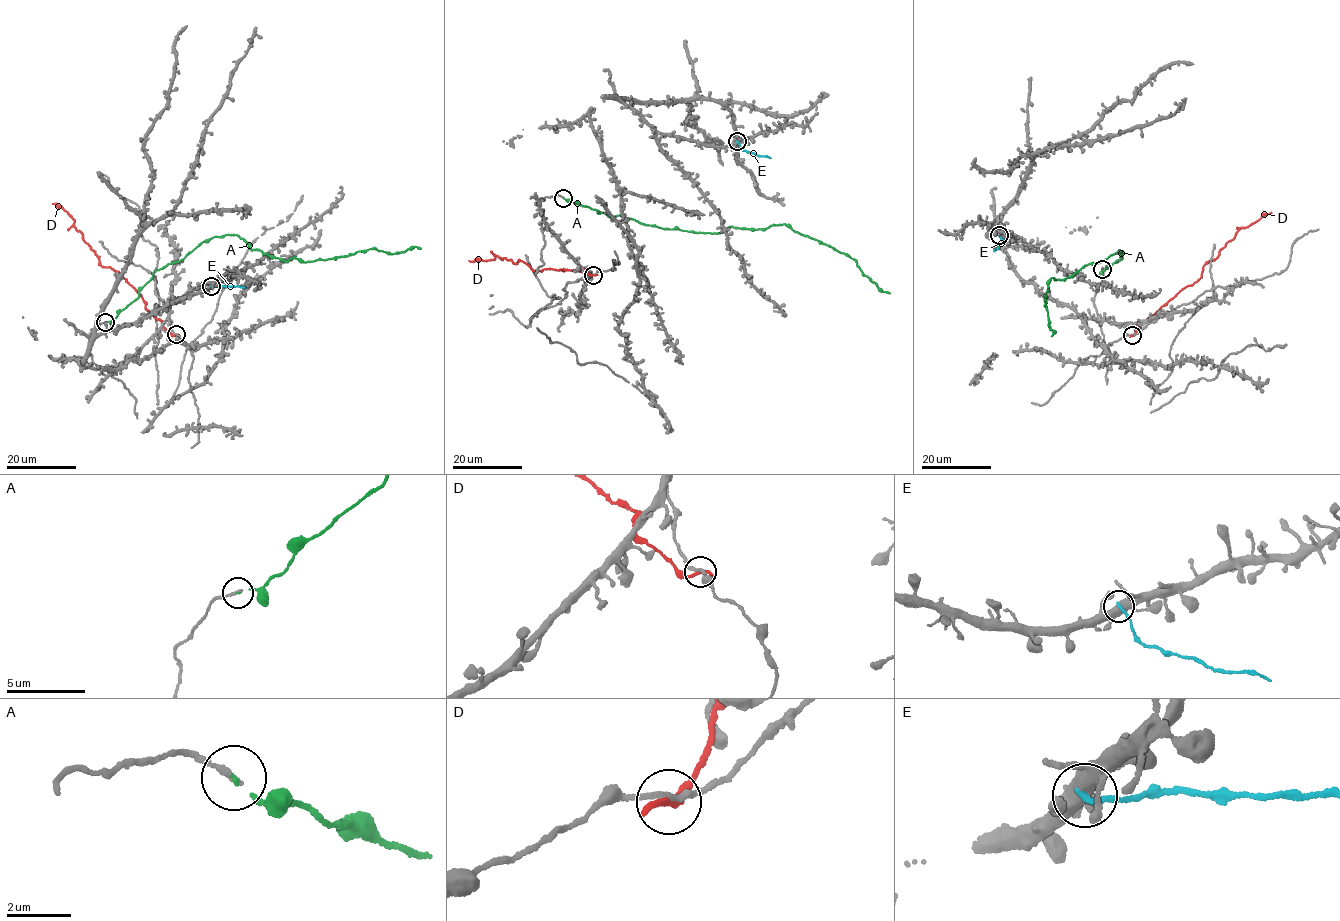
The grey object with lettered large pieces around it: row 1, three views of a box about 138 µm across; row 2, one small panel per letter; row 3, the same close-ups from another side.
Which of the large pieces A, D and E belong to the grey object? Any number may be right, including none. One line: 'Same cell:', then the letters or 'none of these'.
Same cell: A

